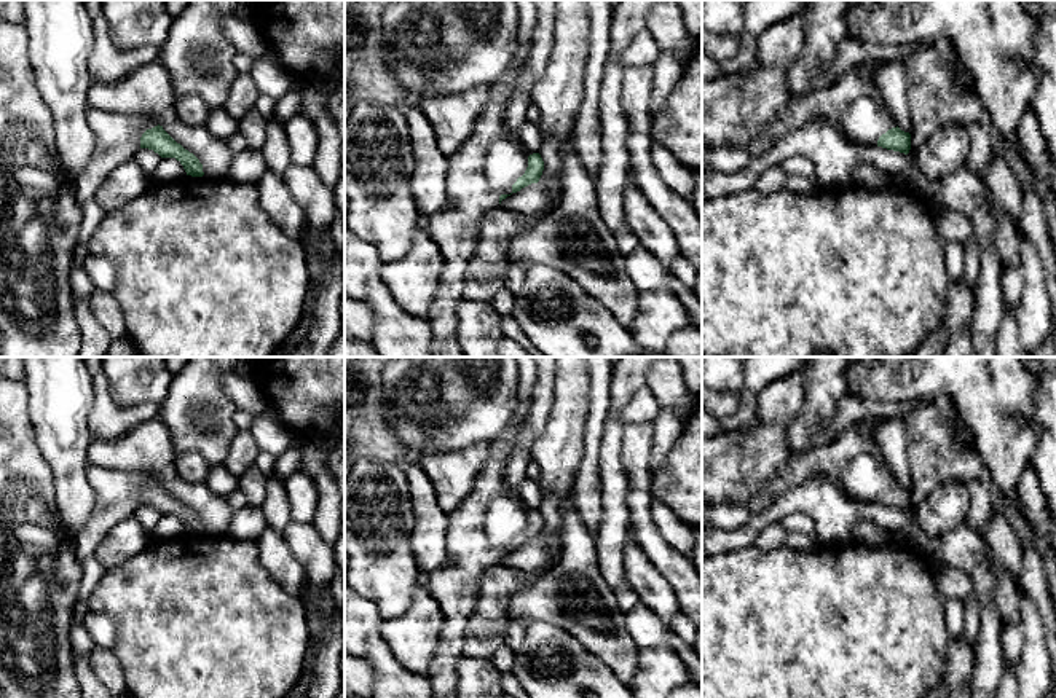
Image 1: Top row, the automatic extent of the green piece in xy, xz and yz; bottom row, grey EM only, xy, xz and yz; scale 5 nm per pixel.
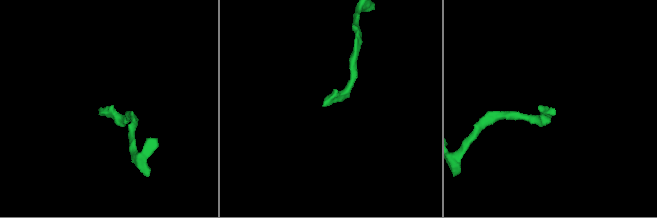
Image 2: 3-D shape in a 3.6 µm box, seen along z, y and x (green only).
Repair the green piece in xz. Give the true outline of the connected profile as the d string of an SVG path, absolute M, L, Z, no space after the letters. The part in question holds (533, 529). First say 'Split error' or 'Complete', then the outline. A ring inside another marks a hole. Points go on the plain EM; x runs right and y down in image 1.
Split error. M518 357L518 403L509 425L490 443L472 491L448 515L447 561L429 574L429 593L442 610L442 631L429 663L431 698L458 698L456 665L464 655L464 633L475 609L483 572L502 556L538 540L544 518L522 505L504 481L504 469L531 406L534 357Z

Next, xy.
Split error. M88 464L86 476L96 494L96 505L75 537L80 563L94 556L104 535L120 521L132 516L140 505L153 507L161 515L175 515L187 532L204 532L199 516L150 473Z

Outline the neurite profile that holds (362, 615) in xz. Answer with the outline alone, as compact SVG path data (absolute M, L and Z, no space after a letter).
M345 585L345 650L367 658L367 637L381 622L378 606Z

